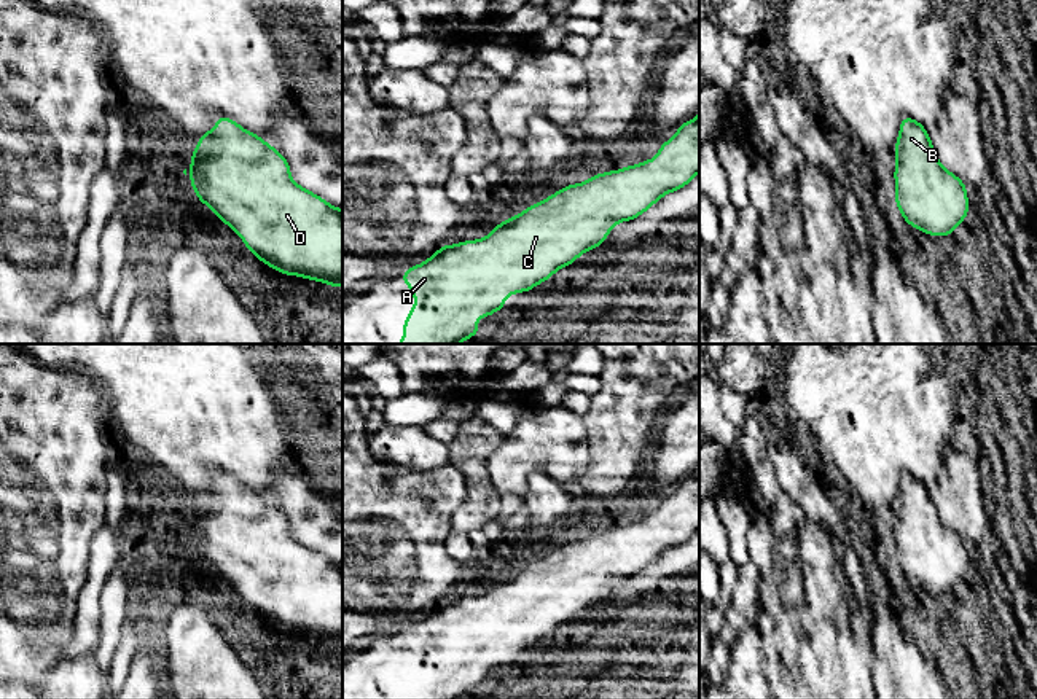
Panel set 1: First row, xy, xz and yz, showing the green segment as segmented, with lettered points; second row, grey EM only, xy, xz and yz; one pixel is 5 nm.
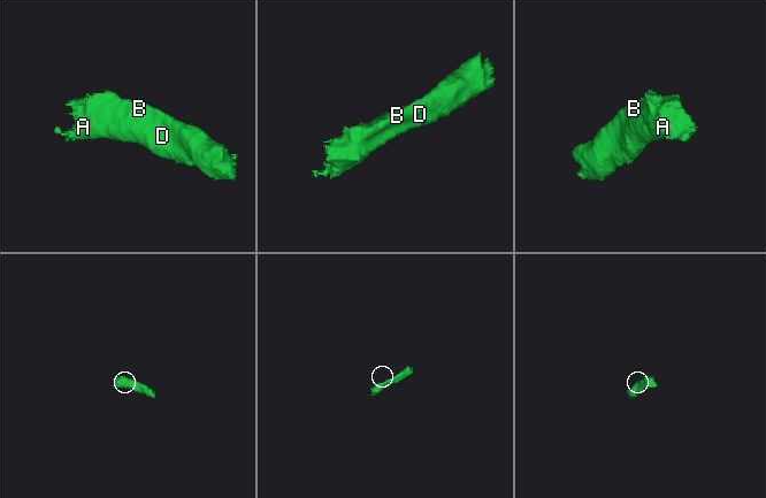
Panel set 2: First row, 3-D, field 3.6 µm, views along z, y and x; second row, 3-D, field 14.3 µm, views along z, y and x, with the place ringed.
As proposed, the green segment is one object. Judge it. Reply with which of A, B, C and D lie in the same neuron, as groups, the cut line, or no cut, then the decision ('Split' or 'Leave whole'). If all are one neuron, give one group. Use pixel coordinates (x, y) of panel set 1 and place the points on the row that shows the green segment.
Groups: A B C D. No split. Leave whole

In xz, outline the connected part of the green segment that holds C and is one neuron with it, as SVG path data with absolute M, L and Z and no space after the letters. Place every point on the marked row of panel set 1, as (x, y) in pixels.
M699 111L656 153L658 159L650 158L623 170L597 174L581 185L569 185L495 225L487 237L443 245L425 263L398 275L398 280L409 283L416 306L403 322L406 338L397 344L459 344L479 334L476 318L503 309L507 295L529 291L550 280L559 267L573 264L581 253L601 245L615 223L637 218L666 193L688 185L699 172Z

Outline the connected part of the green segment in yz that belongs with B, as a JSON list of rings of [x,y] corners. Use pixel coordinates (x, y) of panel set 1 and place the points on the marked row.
[[[902,118],[895,143],[895,202],[905,223],[925,234],[953,236],[967,218],[965,183],[946,170],[922,123]]]

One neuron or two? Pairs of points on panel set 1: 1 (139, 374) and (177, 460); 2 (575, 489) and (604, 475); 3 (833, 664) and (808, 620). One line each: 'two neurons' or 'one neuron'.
1: one neuron
2: two neurons
3: one neuron

